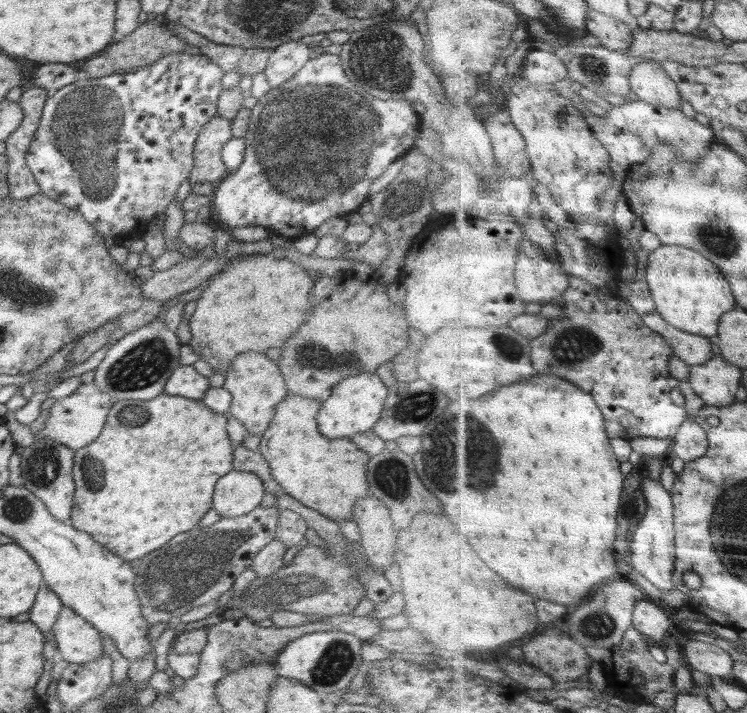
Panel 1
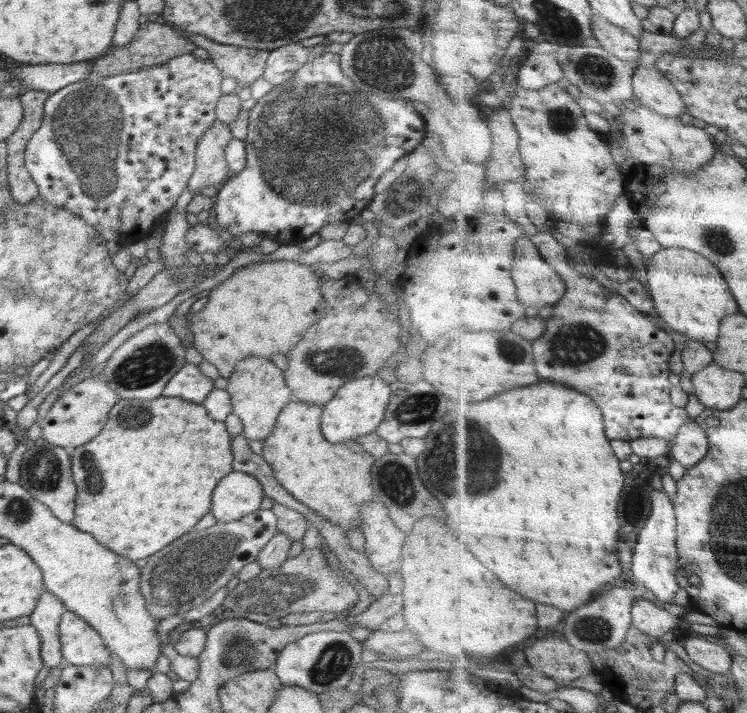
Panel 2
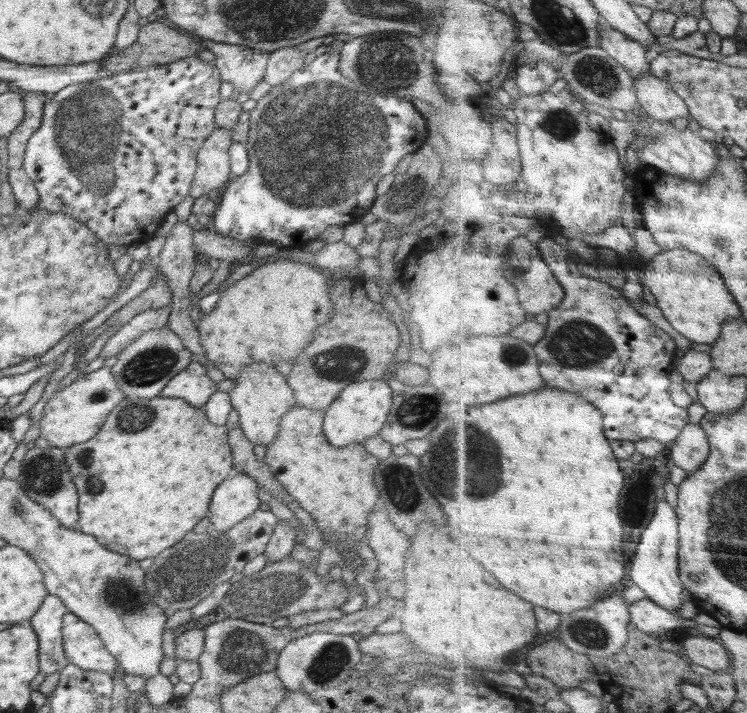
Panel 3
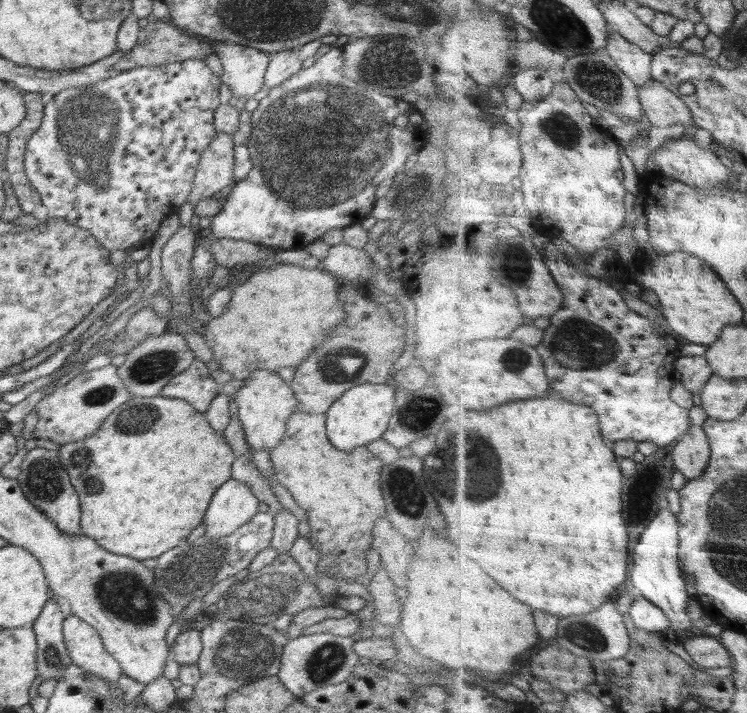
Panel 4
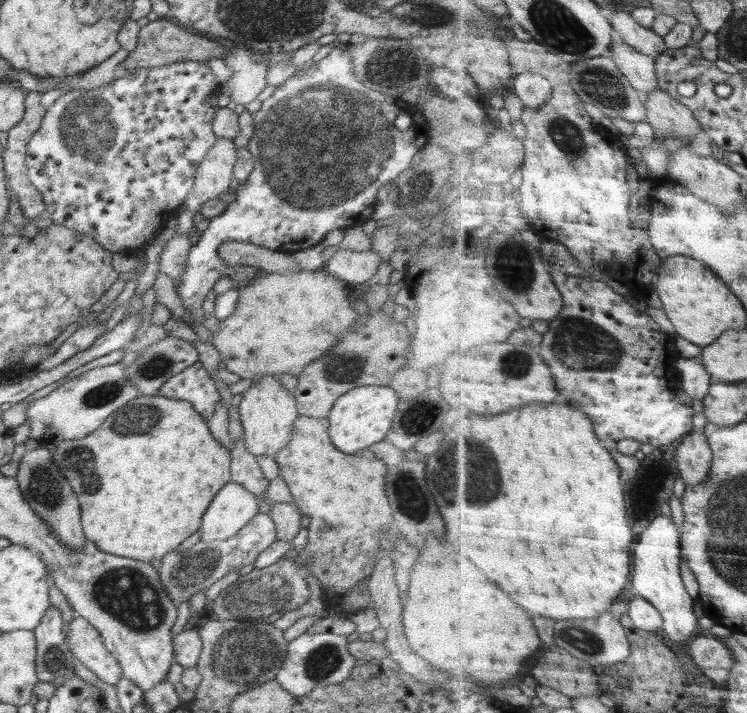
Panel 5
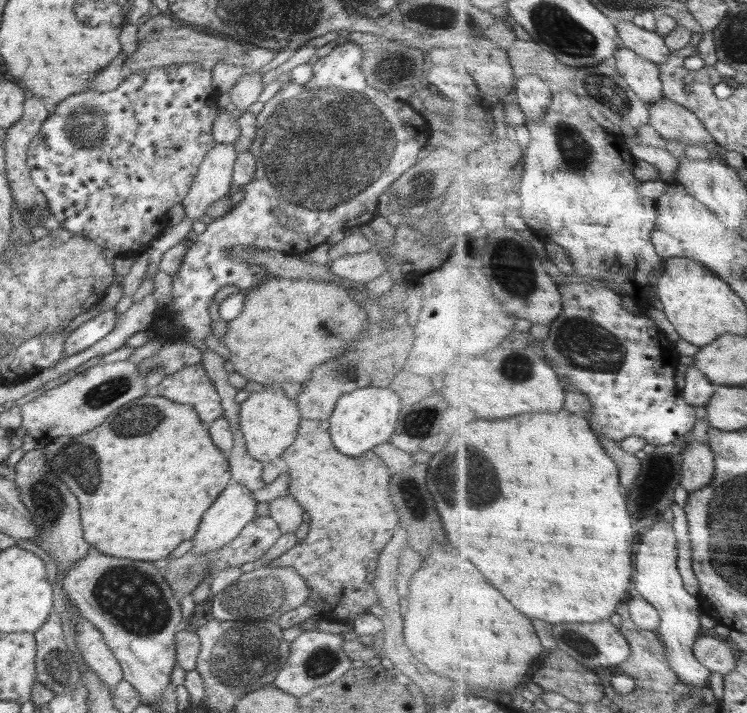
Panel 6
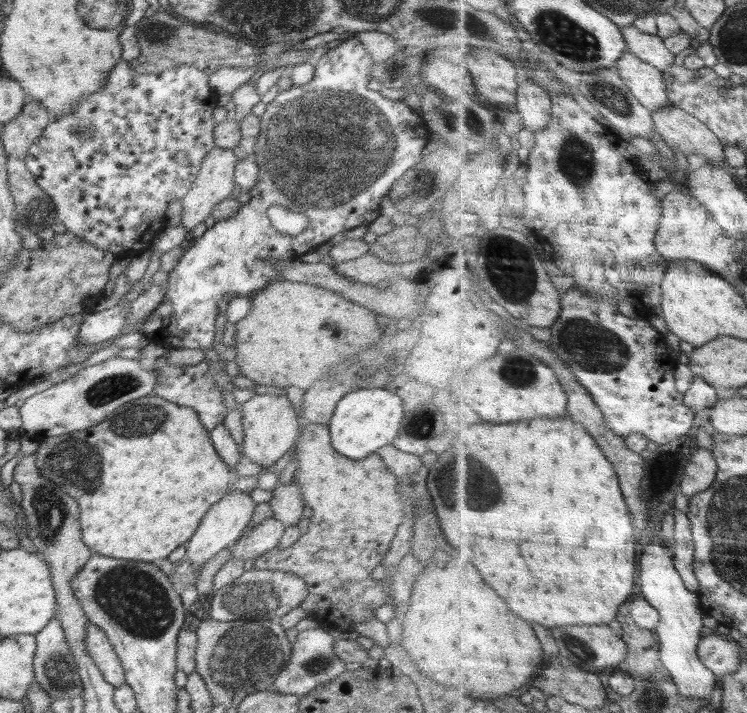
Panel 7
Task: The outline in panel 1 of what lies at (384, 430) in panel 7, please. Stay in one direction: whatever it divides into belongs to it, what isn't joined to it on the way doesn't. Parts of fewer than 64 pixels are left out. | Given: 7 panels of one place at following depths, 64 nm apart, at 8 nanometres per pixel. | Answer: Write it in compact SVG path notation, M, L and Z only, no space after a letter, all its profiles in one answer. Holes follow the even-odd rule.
M375 372L360 373L338 381L328 400L321 402L320 411L316 417L319 431L330 440L336 440L370 430L380 418L388 389Z

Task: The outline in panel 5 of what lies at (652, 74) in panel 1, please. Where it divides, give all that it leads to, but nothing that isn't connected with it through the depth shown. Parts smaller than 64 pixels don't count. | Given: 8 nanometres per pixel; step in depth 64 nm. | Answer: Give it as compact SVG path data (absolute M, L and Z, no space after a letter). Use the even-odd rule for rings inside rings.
M662 88L648 93L644 101L649 112L647 121L653 128L664 132L667 138L691 136L694 140L705 130L688 105Z

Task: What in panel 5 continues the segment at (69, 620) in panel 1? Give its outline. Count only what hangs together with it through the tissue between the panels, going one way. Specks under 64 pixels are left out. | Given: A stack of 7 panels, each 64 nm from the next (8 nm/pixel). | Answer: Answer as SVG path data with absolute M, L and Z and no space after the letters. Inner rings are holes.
M75 617L68 626L68 636L65 636L68 649L88 670L101 681L116 685L122 678L122 670L110 652L104 647L100 634L85 619Z

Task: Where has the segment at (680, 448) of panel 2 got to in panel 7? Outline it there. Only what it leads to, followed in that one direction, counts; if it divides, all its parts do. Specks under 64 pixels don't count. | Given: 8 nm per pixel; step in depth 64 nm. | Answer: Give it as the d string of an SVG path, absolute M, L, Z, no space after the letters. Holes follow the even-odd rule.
M697 447L688 463L681 490L685 495L696 496L707 491L718 478L719 464L713 450Z

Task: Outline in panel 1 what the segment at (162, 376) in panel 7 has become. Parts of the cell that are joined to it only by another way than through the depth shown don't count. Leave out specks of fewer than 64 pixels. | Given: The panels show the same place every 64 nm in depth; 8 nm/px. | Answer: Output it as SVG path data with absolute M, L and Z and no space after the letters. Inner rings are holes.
M178 365L165 381L163 392L172 396L183 396L188 400L202 401L210 388L208 377L199 374L192 365Z

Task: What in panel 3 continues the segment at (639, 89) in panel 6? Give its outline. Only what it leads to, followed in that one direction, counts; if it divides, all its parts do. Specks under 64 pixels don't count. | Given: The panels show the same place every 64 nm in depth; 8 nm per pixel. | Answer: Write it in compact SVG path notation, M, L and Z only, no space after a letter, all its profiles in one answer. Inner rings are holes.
M605 18L601 22L601 44L616 60L619 60L634 76L640 78L650 73L652 62L648 60L648 48L639 40L610 26Z

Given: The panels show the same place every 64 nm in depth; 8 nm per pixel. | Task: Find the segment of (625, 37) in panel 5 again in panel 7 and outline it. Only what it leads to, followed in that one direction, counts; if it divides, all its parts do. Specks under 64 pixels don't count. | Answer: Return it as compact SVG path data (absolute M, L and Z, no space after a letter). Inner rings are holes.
M637 26L621 28L625 33L626 42L629 44L629 50L637 54L642 60L656 65L660 70L668 70L675 62L677 54L674 54L665 43L665 38L653 35Z

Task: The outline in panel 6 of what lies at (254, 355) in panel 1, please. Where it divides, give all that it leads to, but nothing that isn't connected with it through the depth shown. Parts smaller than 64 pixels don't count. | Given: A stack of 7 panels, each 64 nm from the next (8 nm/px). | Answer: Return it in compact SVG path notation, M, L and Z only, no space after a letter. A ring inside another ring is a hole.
M277 383L265 385L262 391L249 392L246 400L240 404L239 411L239 429L244 437L247 453L262 464L281 457L295 441L301 419L297 402L287 397Z

